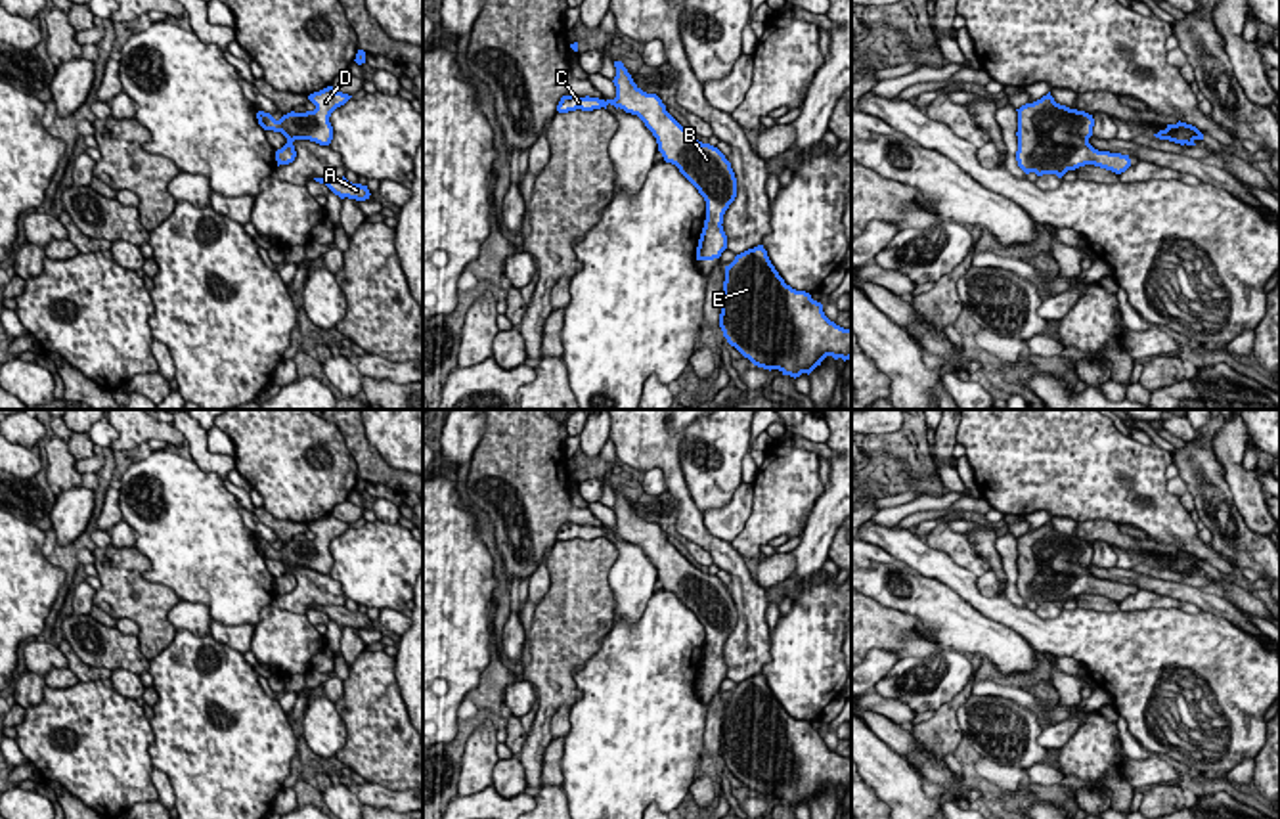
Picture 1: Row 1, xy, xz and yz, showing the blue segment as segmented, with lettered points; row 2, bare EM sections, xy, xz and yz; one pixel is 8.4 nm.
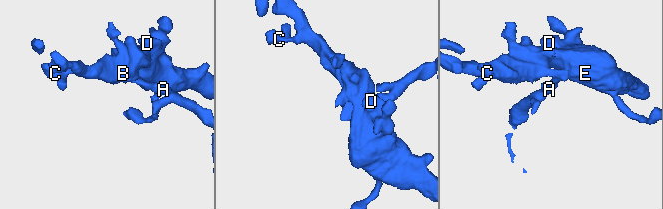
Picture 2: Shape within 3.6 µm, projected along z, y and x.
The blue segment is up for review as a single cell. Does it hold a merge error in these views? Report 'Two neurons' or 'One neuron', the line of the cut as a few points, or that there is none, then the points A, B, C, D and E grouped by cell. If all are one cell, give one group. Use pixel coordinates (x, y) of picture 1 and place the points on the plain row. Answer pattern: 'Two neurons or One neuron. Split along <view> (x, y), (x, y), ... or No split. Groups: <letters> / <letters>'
One neuron. No split. Groups: A B C D E

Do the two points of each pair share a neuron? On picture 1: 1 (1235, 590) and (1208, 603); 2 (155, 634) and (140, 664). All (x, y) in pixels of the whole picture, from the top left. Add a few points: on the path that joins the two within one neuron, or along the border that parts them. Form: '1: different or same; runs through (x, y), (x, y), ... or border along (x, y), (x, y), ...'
1: different; border along (1219, 594), (1223, 596)
2: different; border along (136, 636), (138, 649), (150, 661)

